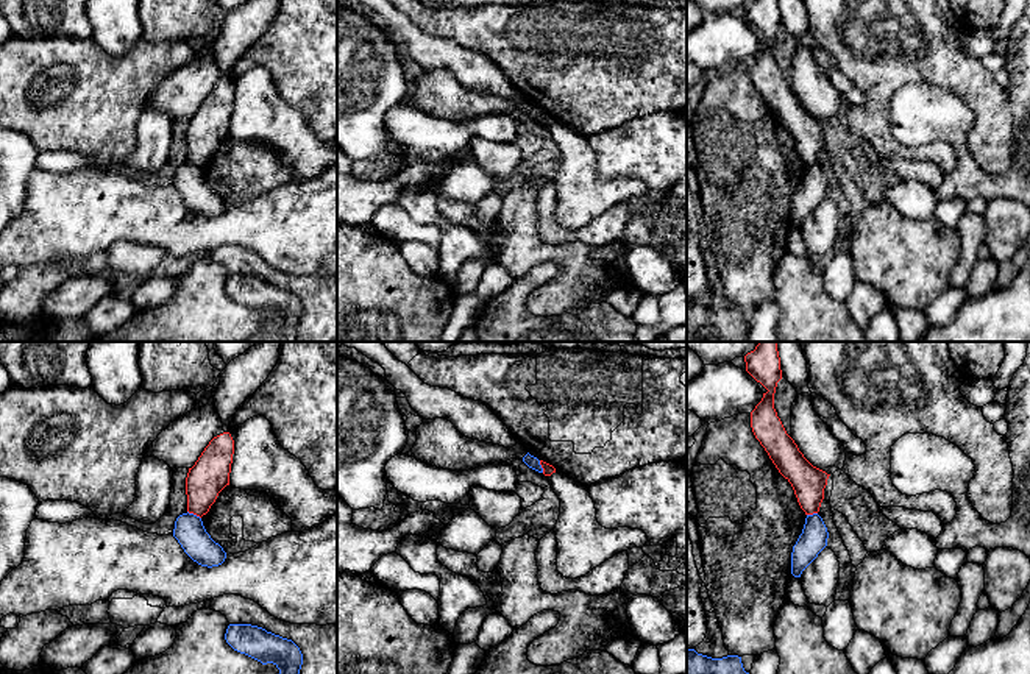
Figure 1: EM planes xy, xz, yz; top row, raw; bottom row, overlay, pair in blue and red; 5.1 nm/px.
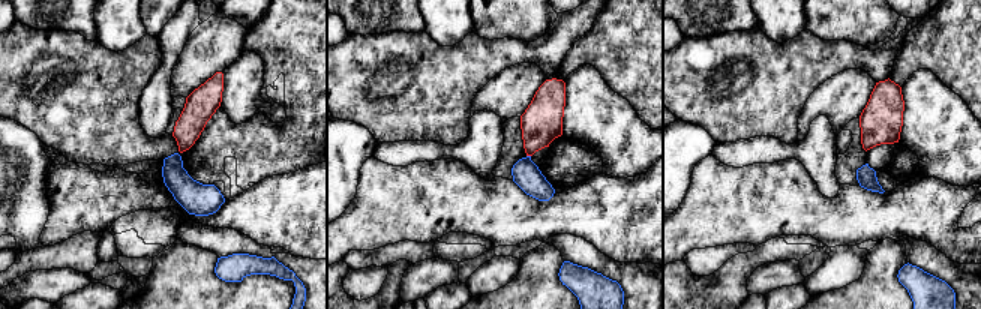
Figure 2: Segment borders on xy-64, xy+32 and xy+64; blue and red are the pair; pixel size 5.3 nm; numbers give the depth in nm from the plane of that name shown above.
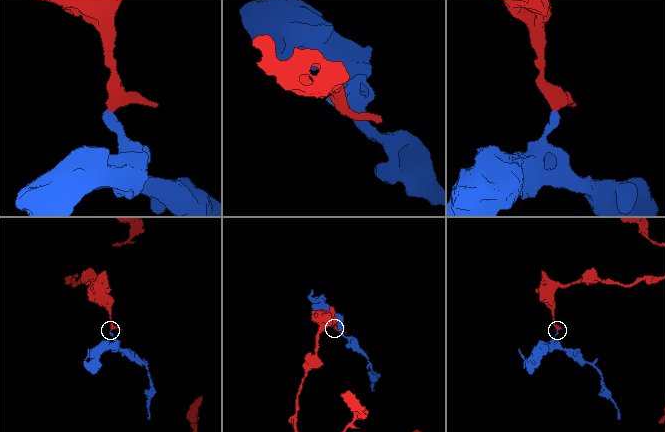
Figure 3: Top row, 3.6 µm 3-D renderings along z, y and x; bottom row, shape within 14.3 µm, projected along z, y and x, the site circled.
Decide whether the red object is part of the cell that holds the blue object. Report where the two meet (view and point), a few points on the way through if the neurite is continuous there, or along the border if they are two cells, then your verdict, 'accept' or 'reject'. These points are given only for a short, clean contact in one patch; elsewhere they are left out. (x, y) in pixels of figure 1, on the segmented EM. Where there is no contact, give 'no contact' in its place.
xy (192, 514) | along xy (188, 510), (200, 518) | reject

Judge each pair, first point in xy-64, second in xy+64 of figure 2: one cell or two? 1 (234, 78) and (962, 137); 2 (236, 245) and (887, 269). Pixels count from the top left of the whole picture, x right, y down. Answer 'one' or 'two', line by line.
1: one
2: two

